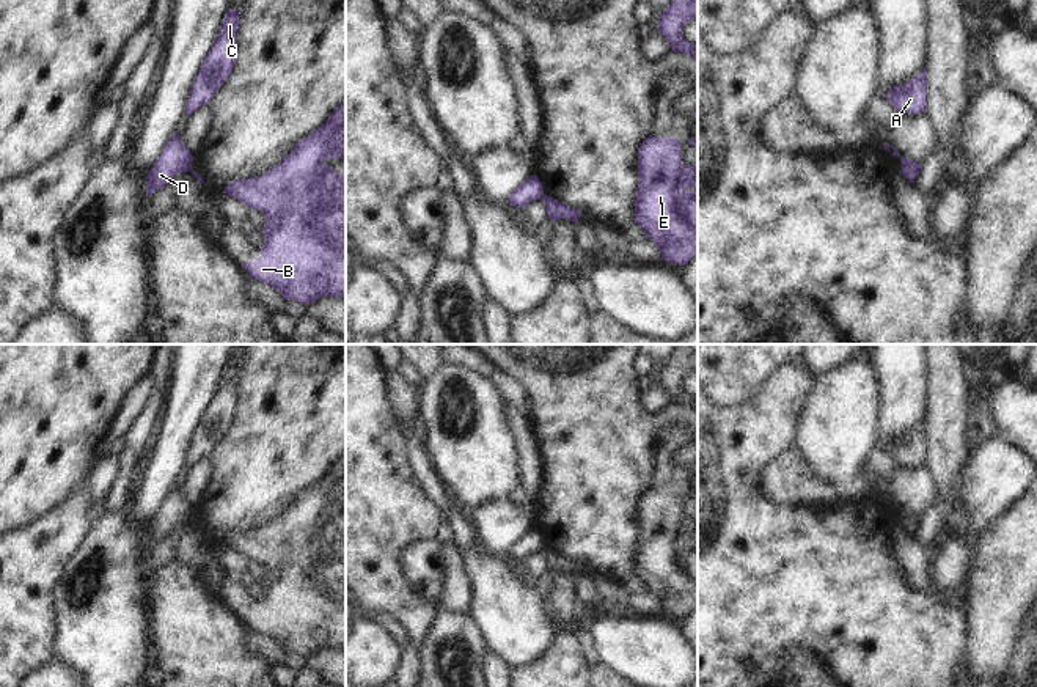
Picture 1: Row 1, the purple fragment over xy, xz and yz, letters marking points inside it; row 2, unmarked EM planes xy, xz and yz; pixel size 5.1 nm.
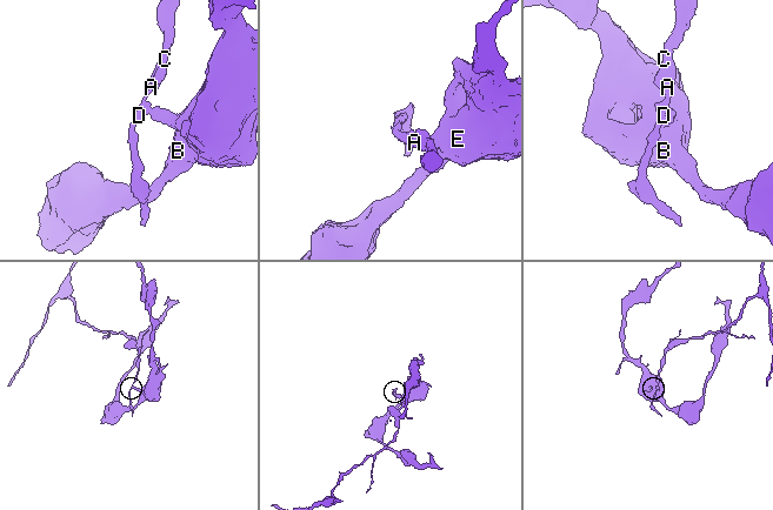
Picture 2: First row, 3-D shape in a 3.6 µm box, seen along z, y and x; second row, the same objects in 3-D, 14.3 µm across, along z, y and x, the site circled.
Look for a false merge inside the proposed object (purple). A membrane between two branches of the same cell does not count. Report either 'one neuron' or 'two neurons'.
two neurons

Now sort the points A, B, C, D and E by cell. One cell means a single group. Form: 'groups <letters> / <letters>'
groups A C D / B E

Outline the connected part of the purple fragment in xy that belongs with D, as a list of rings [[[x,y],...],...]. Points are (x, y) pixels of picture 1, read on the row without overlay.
[[[173,484],[154,519],[148,524],[146,549],[151,550],[152,544],[165,539],[176,527],[189,524],[190,516],[190,503],[184,498],[181,489]]]

